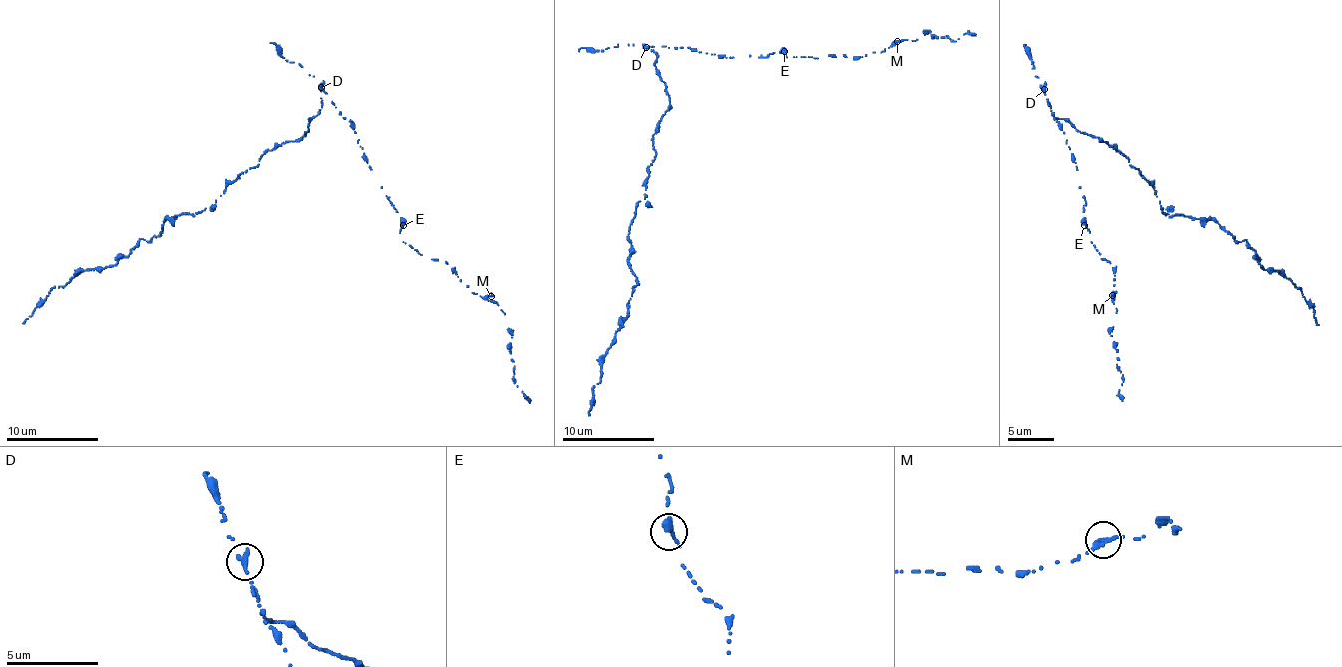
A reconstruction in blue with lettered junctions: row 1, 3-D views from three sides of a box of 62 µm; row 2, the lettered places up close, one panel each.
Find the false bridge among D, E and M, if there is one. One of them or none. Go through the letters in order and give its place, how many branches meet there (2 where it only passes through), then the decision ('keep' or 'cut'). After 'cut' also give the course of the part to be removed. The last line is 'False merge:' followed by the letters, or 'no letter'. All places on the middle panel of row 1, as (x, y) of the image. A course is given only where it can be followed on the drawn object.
D: (646, 47) | 1 | cut | (645, 47), (657, 51), (669, 104), (628, 231), (638, 282), (589, 416)
E: (784, 51) | 1 | keep
M: (897, 41) | 1 | keep
False merge: D

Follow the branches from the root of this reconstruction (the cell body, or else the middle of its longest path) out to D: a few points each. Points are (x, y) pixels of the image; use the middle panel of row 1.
D: (657, 56), (652, 47), (645, 47)

